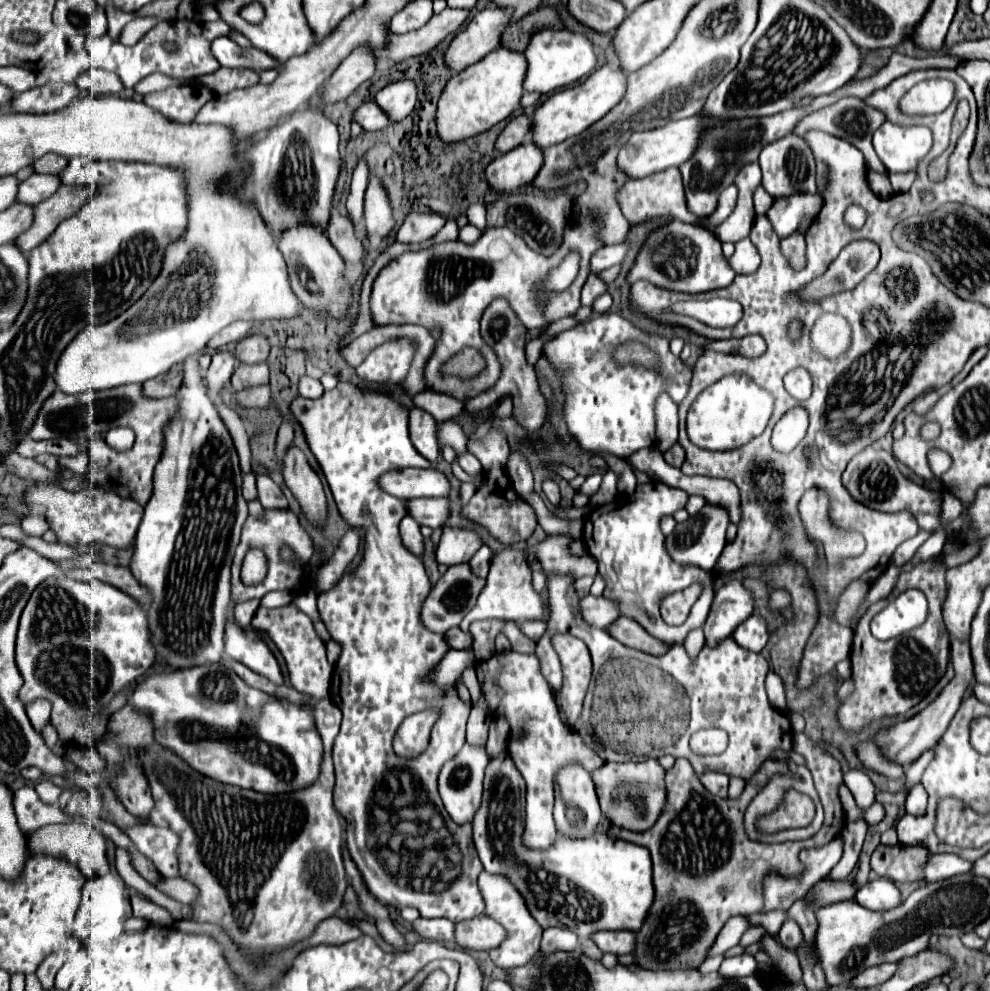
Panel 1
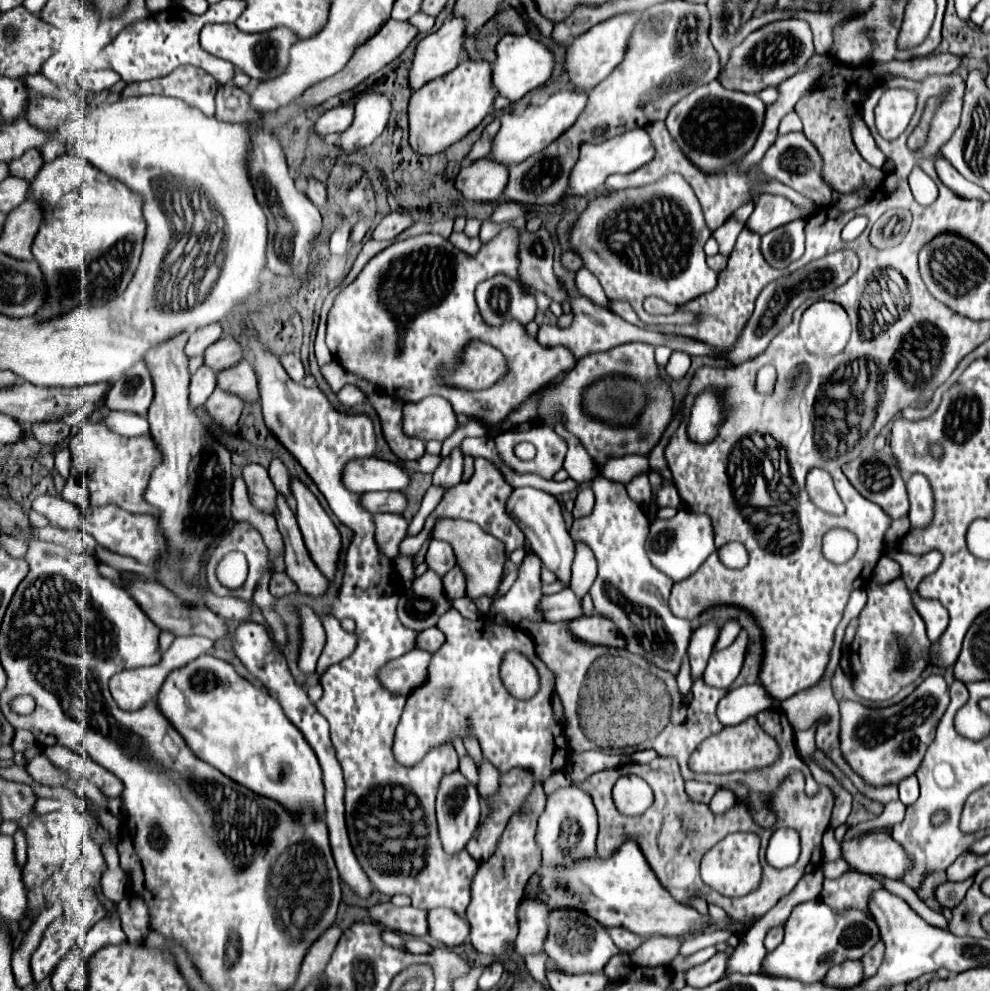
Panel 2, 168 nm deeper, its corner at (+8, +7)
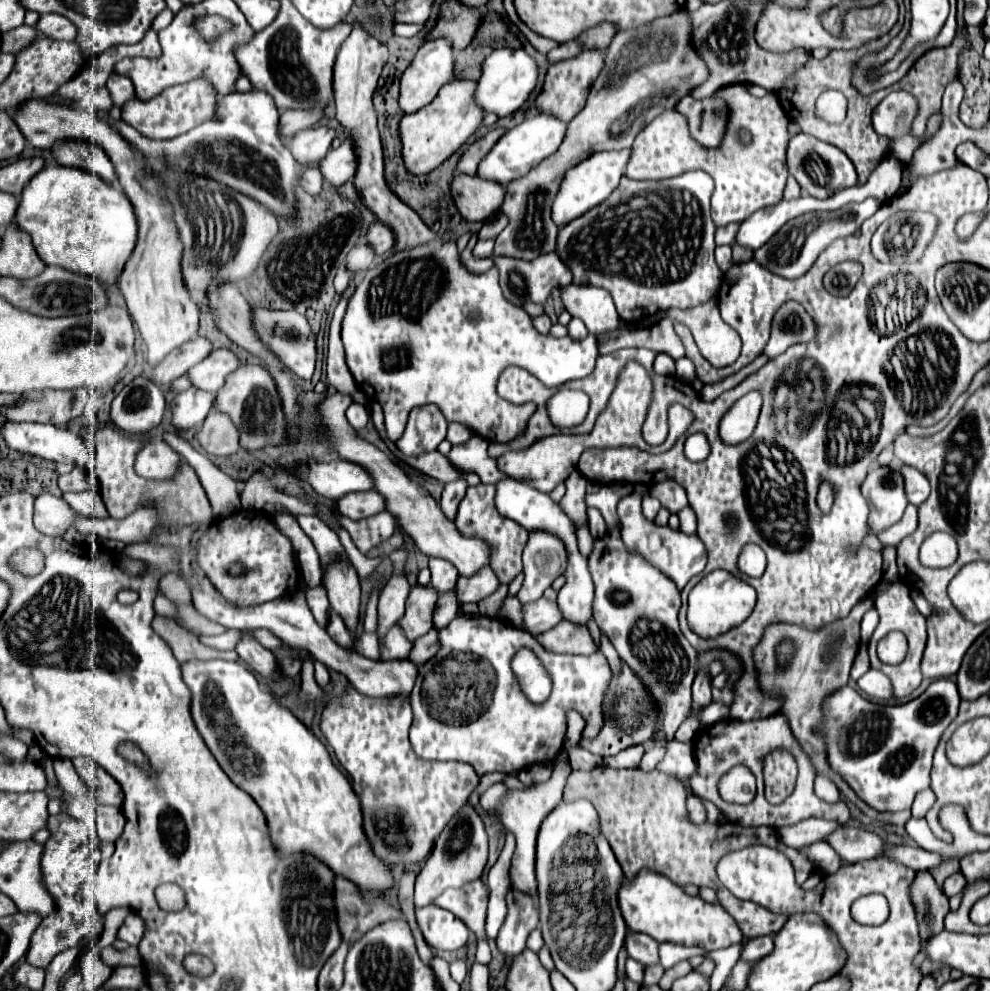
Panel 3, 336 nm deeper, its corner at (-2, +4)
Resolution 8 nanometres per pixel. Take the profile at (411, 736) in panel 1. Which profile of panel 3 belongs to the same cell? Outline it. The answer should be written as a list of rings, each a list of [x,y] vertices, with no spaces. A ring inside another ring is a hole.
[[[474,616],[468,620],[454,618],[446,628],[438,632],[438,638],[440,638],[440,650],[436,658],[418,666],[418,680],[414,682],[414,688],[408,696],[414,712],[410,742],[420,758],[466,762],[478,772],[478,776],[484,776],[488,772],[514,772],[536,762],[548,762],[556,758],[556,754],[562,750],[566,728],[568,728],[566,712],[578,710],[588,720],[588,724],[592,726],[596,724],[598,728],[604,724],[604,696],[612,672],[602,652],[590,656],[566,656],[566,654],[546,652],[536,642],[536,638],[530,636],[528,632],[512,628],[508,620],[488,618],[488,616]],[[520,648],[530,648],[546,668],[548,676],[552,678],[552,694],[542,704],[534,704],[526,698],[526,694],[518,684],[516,674],[512,672],[510,664]]]

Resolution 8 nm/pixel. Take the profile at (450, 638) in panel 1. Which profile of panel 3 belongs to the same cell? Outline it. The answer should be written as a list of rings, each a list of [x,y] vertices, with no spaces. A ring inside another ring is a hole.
[[[432,630],[432,632],[428,632],[426,636],[422,636],[422,638],[418,638],[414,642],[414,648],[410,650],[410,658],[408,660],[414,660],[414,664],[424,664],[432,656],[436,656],[438,648],[440,648],[438,632]]]

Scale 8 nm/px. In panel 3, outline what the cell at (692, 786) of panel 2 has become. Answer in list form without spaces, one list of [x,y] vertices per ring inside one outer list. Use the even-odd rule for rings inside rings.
[[[688,796],[688,800],[686,800],[686,808],[688,808],[690,822],[694,822],[694,824],[702,824],[702,822],[706,820],[706,810],[704,810],[702,802],[700,802],[696,796]]]

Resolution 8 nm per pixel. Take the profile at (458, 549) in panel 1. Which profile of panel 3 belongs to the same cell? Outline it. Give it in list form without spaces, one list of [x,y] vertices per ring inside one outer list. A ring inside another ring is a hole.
[[[430,558],[430,572],[432,572],[430,586],[438,588],[438,592],[448,592],[450,588],[456,586],[458,570],[450,562],[442,558]]]

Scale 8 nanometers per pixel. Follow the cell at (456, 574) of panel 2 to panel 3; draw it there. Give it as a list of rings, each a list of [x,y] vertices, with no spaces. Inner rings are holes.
[[[456,590],[446,592],[438,598],[438,604],[434,608],[434,628],[442,630],[450,620],[456,618],[458,610],[458,600],[456,600]]]

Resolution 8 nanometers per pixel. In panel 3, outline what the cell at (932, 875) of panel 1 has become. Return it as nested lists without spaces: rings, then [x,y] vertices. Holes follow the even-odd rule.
[[[838,826],[832,834],[826,836],[826,842],[848,864],[860,860],[872,860],[880,856],[884,848],[884,842],[874,832],[862,828],[850,828],[850,826]]]

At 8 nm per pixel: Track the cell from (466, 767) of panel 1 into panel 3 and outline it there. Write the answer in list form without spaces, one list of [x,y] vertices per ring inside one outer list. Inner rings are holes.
[[[464,804],[462,810],[446,824],[442,834],[438,836],[432,856],[426,860],[424,868],[418,874],[416,890],[414,890],[414,904],[420,908],[428,906],[446,888],[462,888],[478,880],[484,872],[486,862],[488,862],[488,836],[486,836],[484,824],[480,820],[480,814],[472,806]]]

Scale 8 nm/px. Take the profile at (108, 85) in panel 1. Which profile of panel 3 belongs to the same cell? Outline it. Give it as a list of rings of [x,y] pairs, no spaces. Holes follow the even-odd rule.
[[[112,74],[108,78],[108,84],[106,84],[110,96],[112,96],[112,102],[114,106],[122,108],[122,104],[126,104],[126,100],[132,100],[134,98],[134,84],[132,80],[128,80],[126,76],[120,76],[120,74]]]

